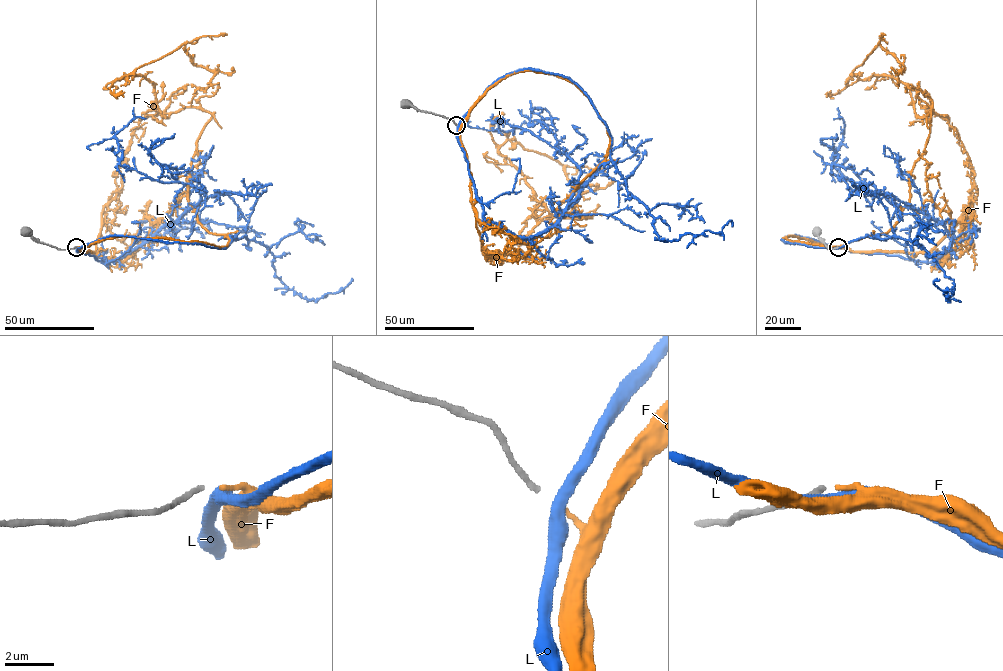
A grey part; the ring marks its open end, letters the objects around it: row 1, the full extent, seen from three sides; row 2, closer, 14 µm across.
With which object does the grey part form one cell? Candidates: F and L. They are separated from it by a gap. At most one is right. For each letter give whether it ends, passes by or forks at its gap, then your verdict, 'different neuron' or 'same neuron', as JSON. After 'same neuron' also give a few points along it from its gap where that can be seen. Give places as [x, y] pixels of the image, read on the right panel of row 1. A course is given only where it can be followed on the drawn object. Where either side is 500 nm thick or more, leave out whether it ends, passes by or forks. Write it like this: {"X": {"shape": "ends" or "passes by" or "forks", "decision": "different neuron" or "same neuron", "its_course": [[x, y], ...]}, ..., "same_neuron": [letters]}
{"F": {"shape": "ends", "decision": "same neuron", "its_course": [[839, 247], [928, 253], [969, 202], [948, 117], [852, 74], [878, 44], [891, 67]]}, "L": {"shape": "passes by", "decision": "different neuron"}, "same_neuron": ["F"]}

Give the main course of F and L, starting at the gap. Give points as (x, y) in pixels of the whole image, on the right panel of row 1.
F: (839, 247), (928, 253), (969, 202), (948, 117), (852, 74), (878, 44), (891, 67)
L: (838, 247), (781, 239), (837, 248), (898, 236), (952, 279), (948, 300), (933, 283), (939, 279)

